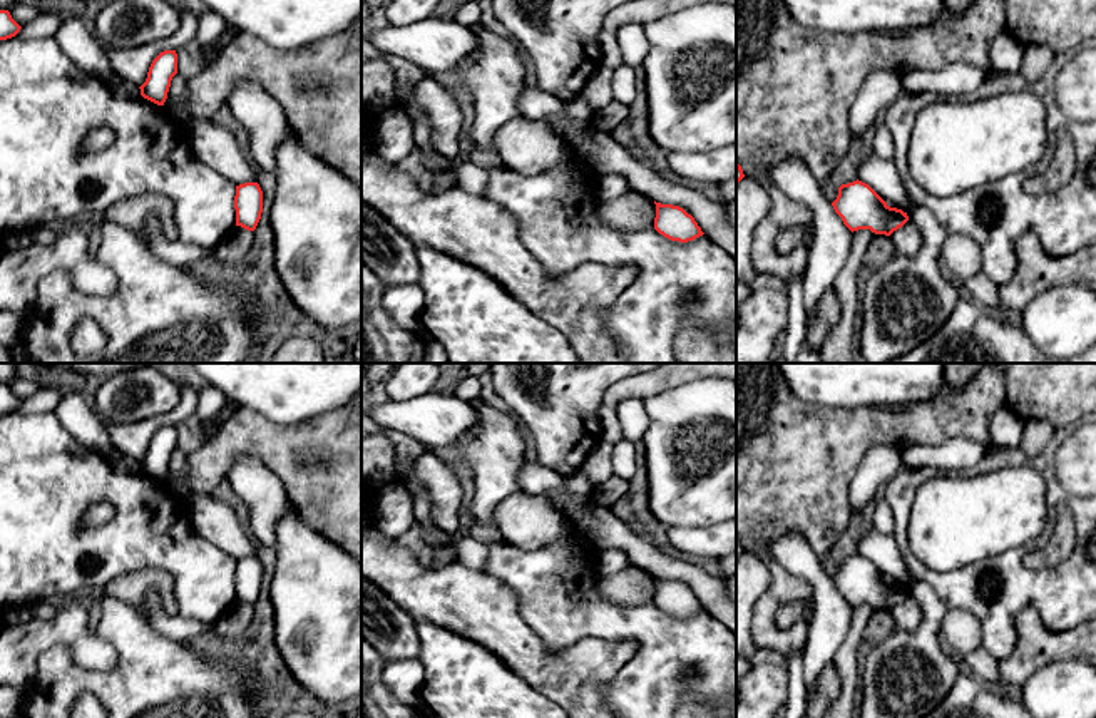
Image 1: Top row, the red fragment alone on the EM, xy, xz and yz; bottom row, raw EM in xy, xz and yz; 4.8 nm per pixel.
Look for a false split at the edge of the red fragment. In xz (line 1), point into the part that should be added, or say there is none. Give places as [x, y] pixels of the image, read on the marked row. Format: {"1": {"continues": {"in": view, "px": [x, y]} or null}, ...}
{"1": {"continues": null}}

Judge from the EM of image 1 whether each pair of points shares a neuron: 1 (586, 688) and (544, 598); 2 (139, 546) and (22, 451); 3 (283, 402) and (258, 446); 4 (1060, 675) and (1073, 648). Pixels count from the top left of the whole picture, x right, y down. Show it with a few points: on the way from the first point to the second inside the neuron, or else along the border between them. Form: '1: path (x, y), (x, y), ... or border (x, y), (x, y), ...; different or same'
1: border (532, 630), (553, 650), (588, 638), (606, 640); different
2: path (131, 511), (99, 481), (57, 477); same
3: border (236, 405), (280, 424), (312, 419); different
4: border (1078, 660), (1053, 660), (1031, 673); different

